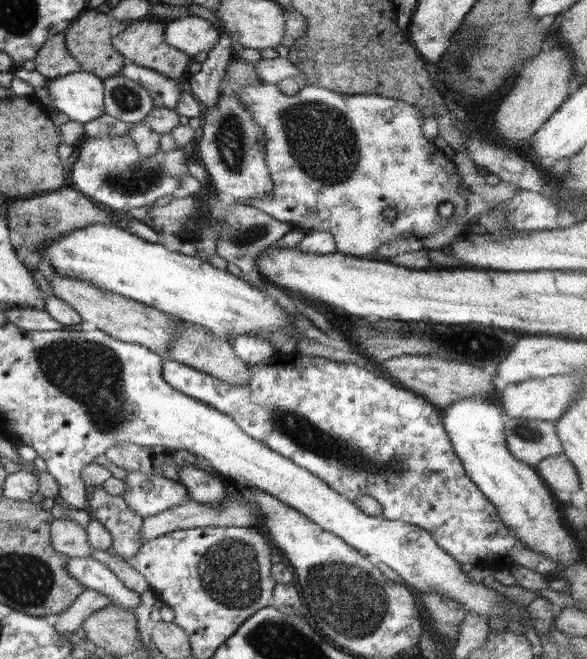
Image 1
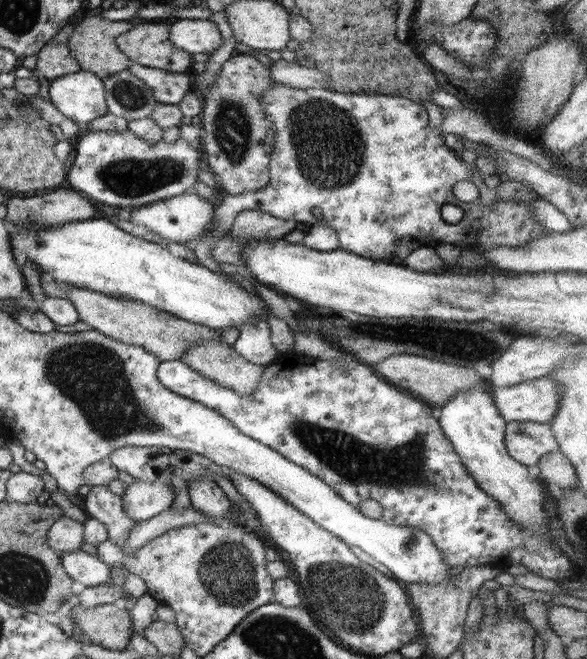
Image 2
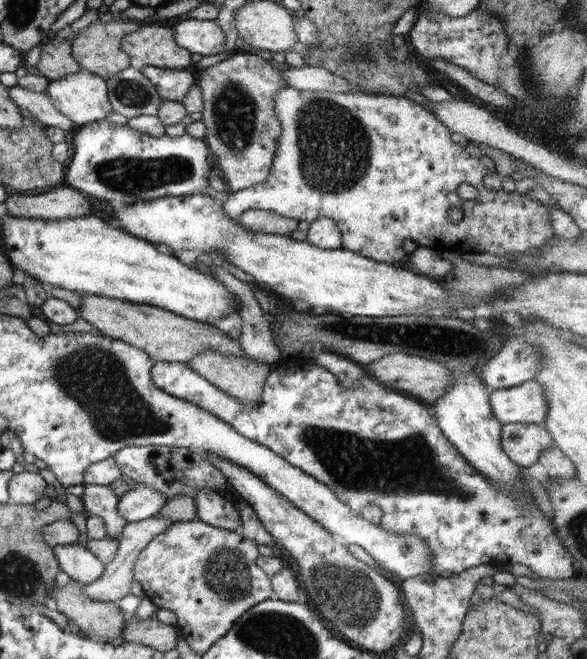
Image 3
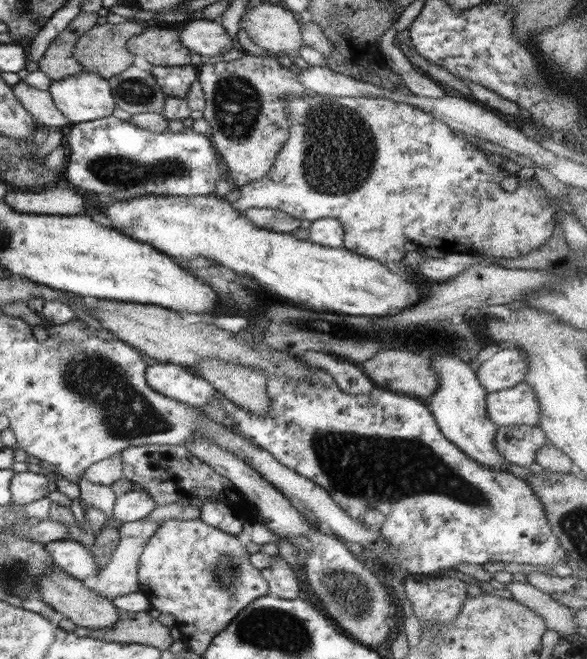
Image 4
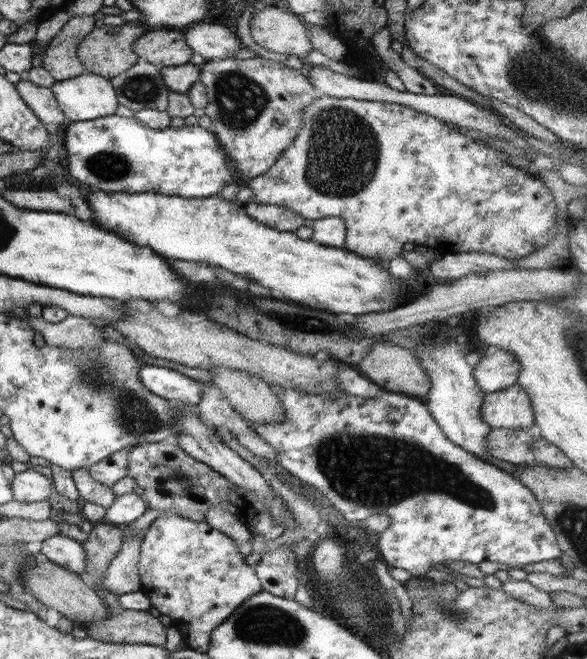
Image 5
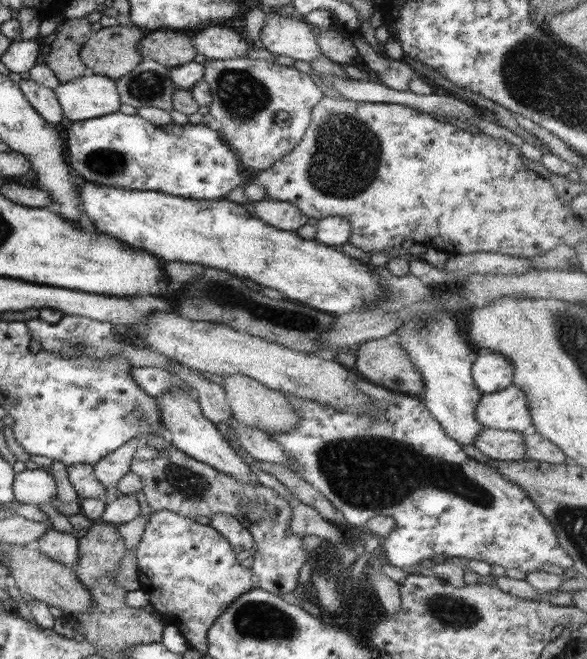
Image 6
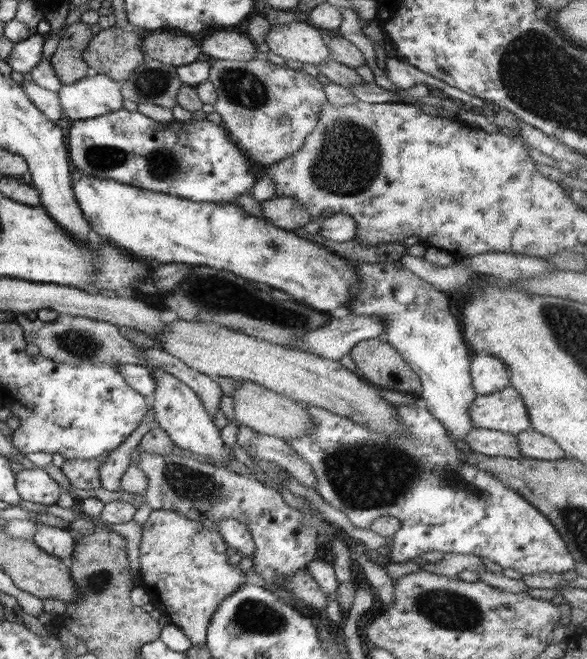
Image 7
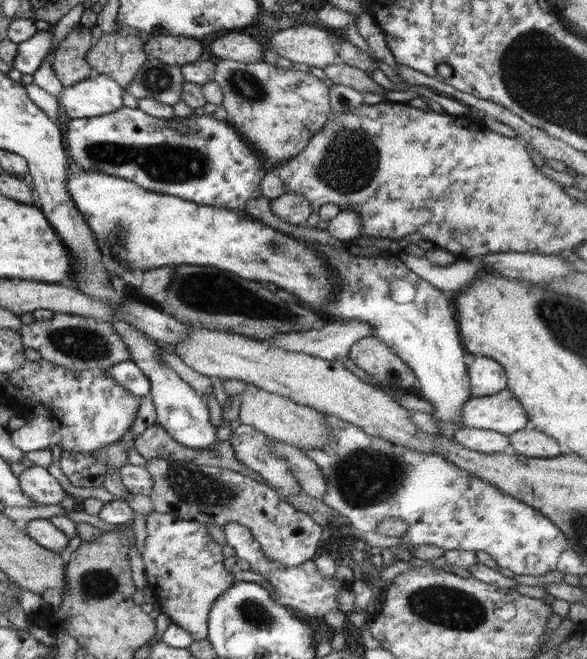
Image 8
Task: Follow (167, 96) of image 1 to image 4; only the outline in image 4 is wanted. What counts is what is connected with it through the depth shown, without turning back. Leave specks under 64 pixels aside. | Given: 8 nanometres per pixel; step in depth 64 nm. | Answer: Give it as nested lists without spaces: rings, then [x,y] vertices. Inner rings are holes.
[[[153,65],[151,73],[155,76],[158,86],[162,88],[166,96],[185,98],[186,94],[197,82],[199,67],[184,65],[175,67],[160,67]]]

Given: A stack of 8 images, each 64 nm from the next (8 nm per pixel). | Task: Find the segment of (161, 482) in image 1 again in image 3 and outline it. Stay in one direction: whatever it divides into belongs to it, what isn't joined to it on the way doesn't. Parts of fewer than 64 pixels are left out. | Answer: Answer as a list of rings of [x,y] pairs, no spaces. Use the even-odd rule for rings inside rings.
[[[138,484],[119,498],[117,513],[128,523],[140,522],[156,516],[166,501],[165,494]]]

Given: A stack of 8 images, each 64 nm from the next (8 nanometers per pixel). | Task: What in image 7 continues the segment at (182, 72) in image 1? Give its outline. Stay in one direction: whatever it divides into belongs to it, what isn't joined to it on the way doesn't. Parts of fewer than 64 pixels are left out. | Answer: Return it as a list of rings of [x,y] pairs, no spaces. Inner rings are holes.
[[[162,31],[146,33],[141,48],[145,56],[177,67],[198,61],[201,52],[196,37]]]

